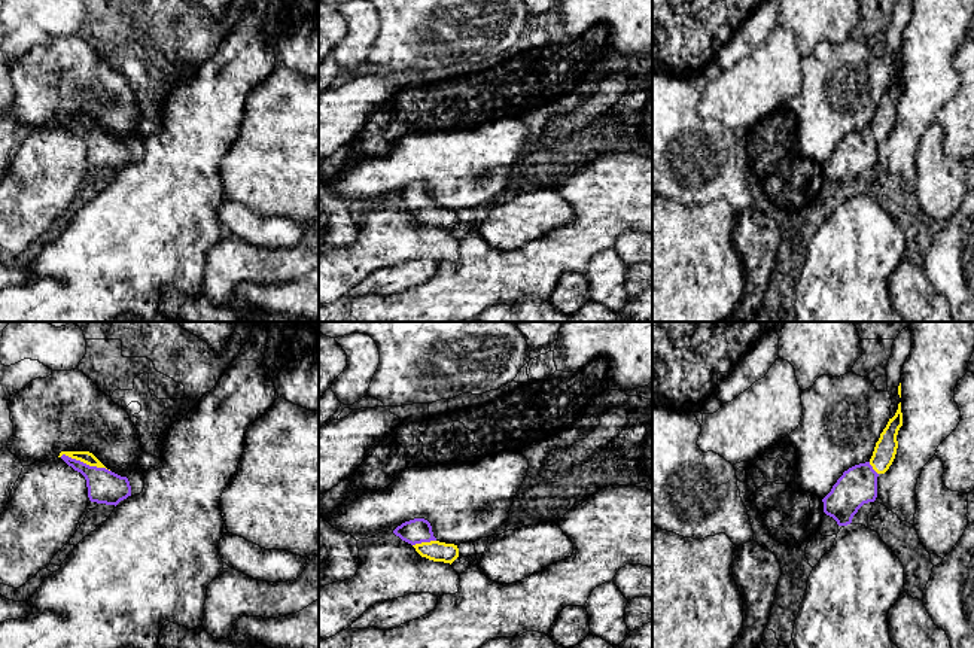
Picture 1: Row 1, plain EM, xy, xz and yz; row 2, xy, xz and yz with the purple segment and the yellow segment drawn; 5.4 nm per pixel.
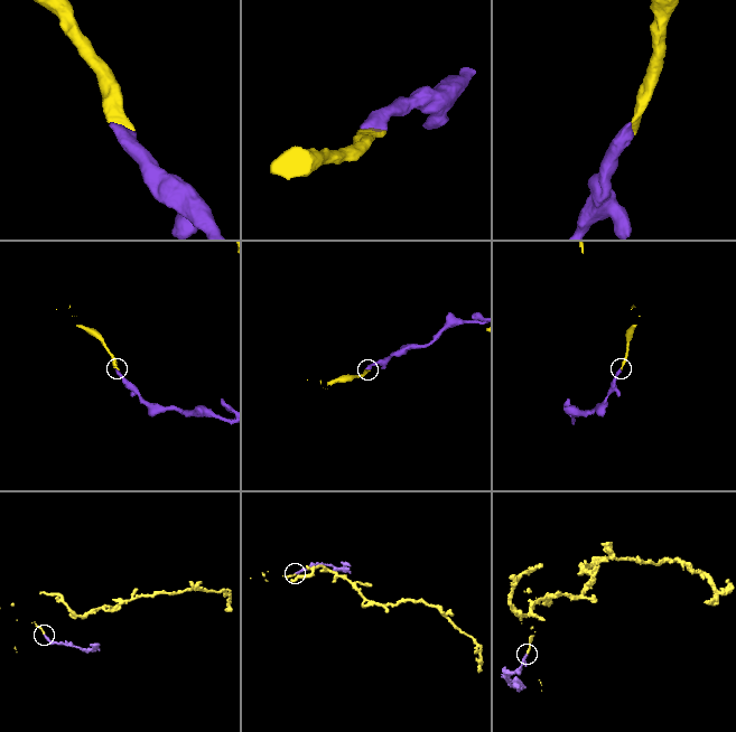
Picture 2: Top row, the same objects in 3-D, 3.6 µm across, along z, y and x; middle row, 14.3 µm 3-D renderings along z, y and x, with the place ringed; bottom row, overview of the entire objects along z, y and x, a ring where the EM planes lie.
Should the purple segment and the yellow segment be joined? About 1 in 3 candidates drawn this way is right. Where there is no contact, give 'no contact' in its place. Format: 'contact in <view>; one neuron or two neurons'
contact in xy; one neuron

